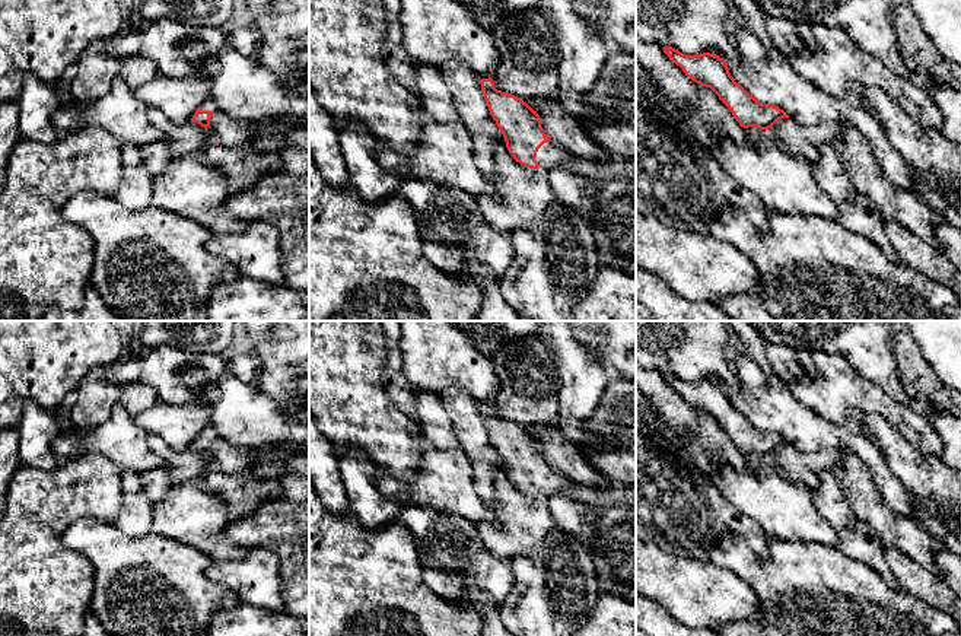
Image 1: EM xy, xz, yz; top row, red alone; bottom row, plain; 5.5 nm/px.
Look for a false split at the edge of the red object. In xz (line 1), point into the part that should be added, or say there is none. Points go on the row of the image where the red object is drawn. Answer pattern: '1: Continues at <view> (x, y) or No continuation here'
1: Continues at xz (550, 155)

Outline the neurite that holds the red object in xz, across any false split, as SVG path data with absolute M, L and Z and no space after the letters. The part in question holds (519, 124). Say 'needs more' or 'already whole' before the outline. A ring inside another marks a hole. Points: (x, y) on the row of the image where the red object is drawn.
needs more; M481 79L489 111L502 131L506 147L526 168L554 169L573 155L544 133L540 115L521 98L497 90L491 79Z

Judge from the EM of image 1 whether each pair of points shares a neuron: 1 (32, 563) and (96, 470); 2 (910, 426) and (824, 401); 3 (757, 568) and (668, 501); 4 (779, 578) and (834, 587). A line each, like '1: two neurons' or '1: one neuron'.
1: one neuron
2: one neuron
3: two neurons
4: one neuron

